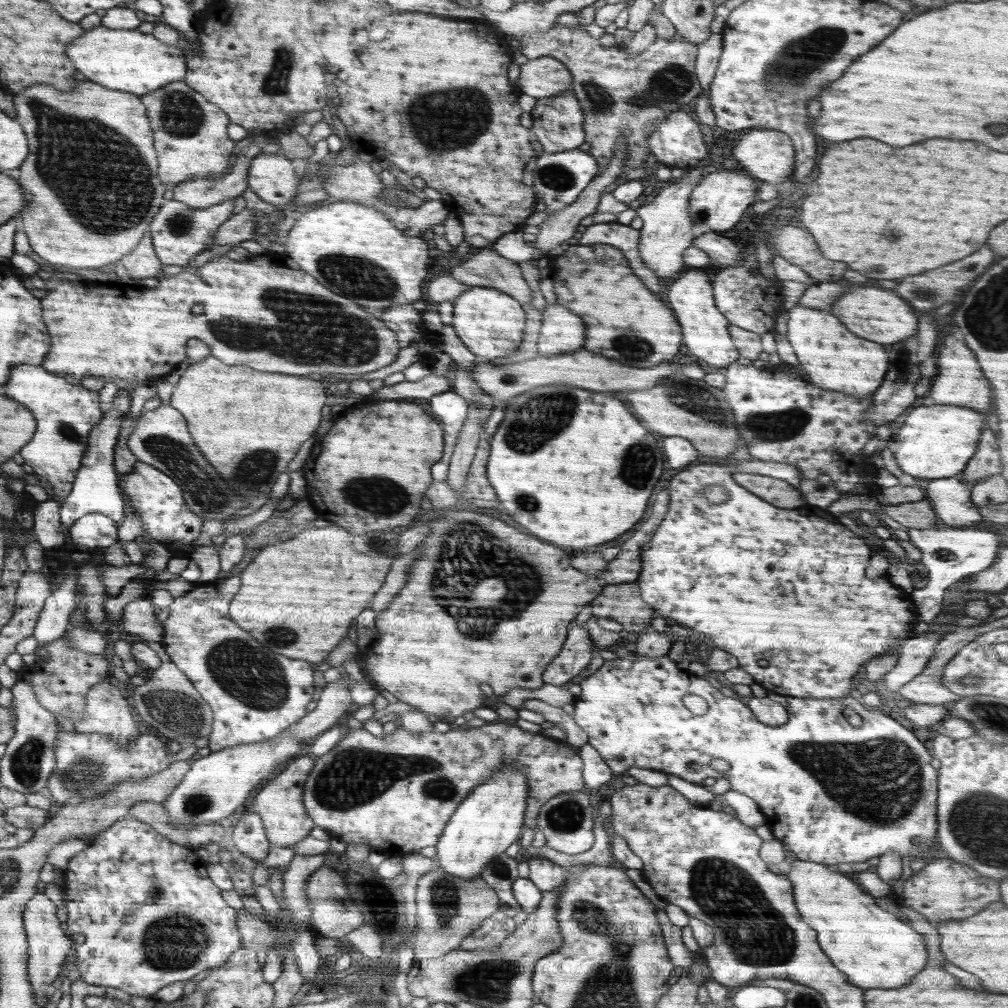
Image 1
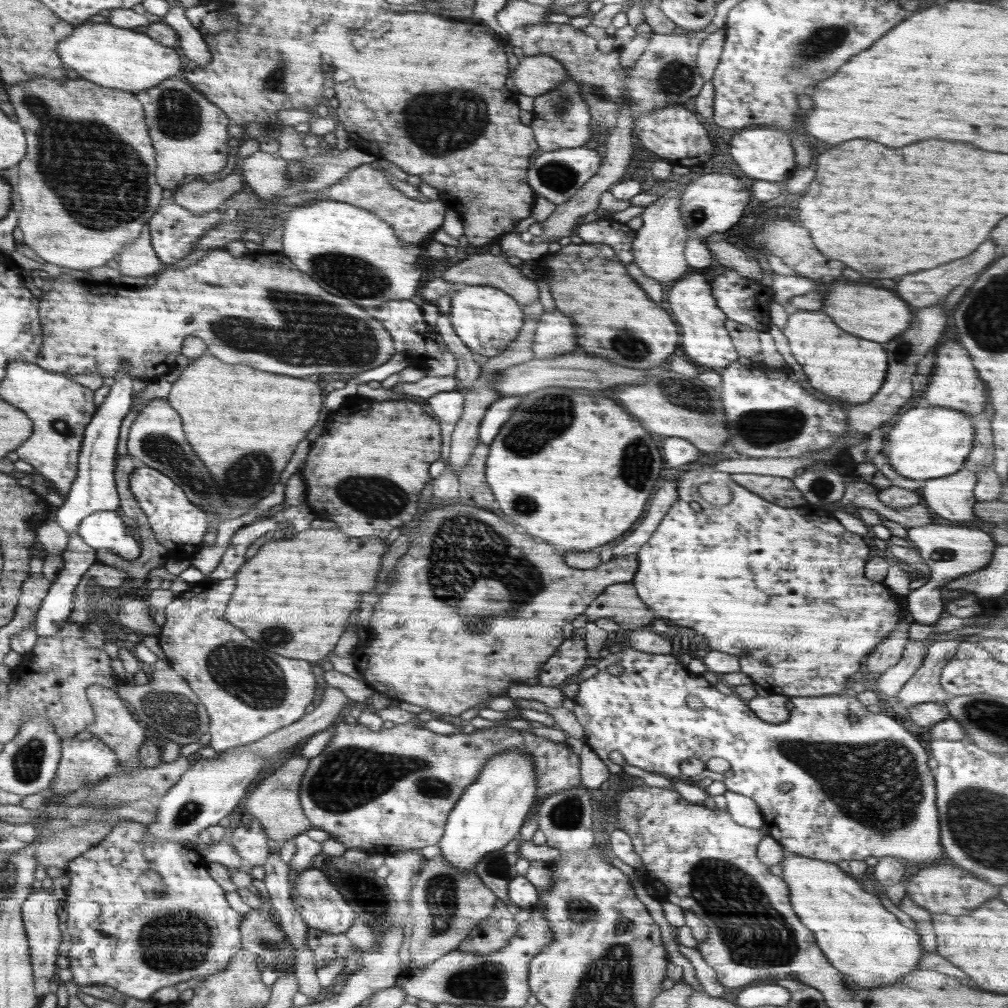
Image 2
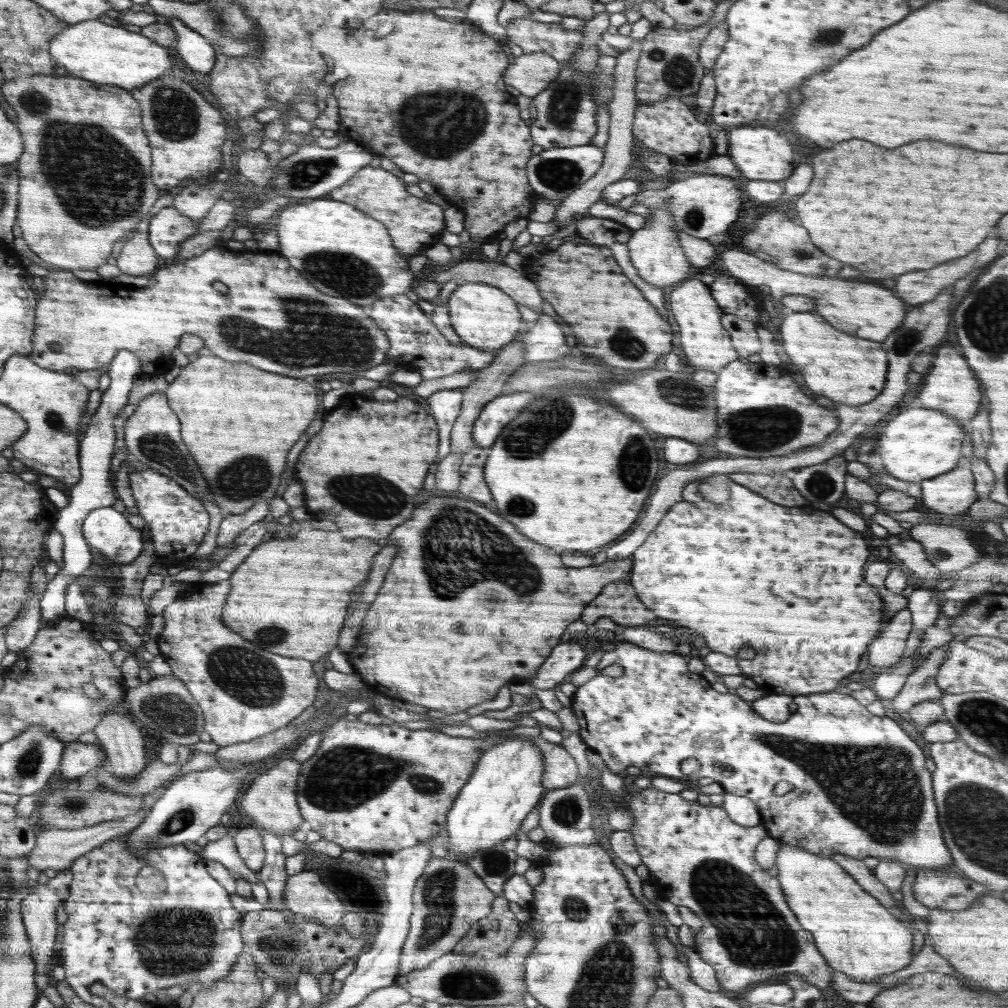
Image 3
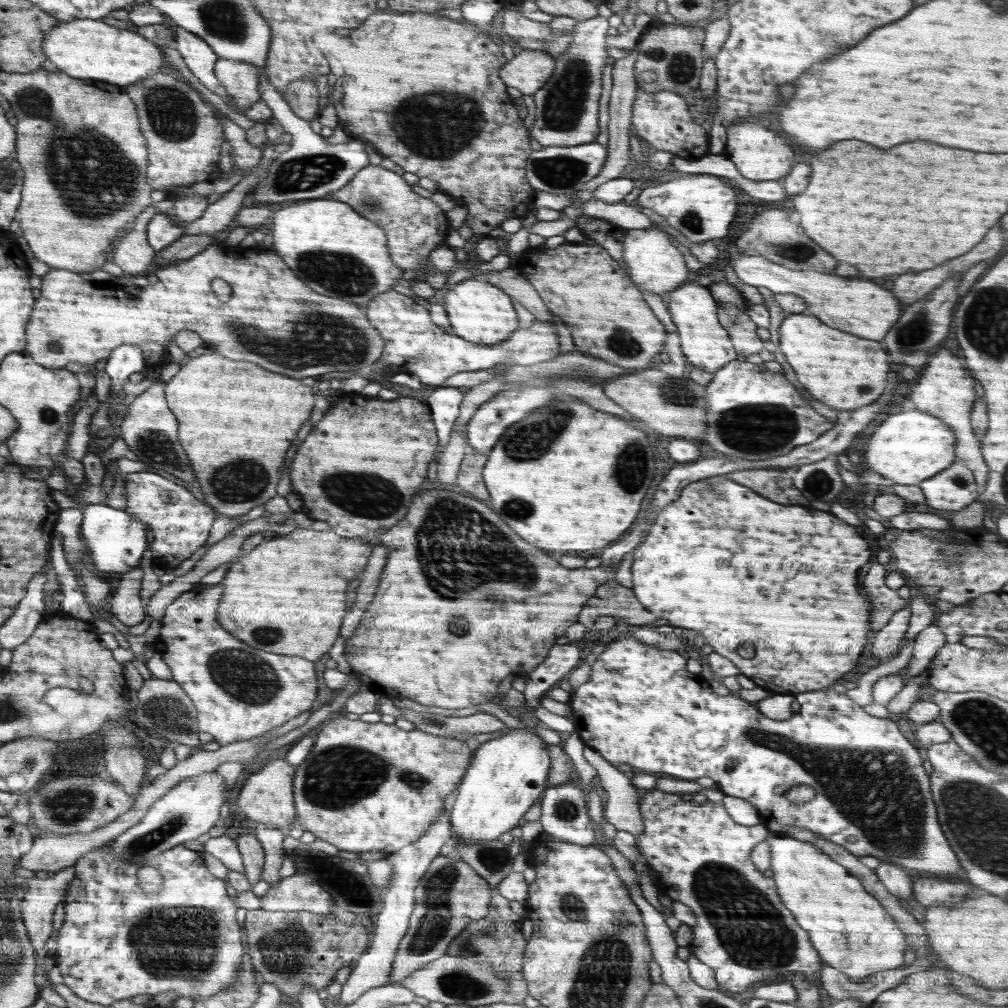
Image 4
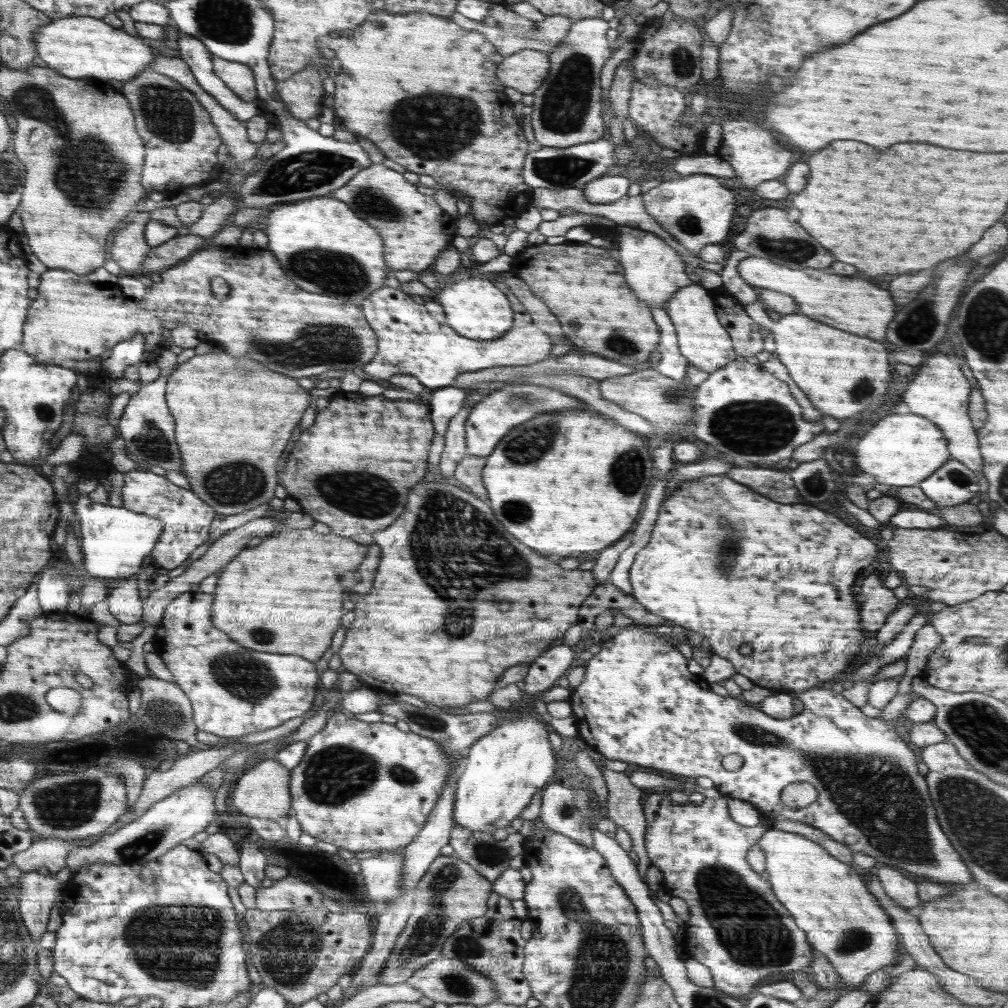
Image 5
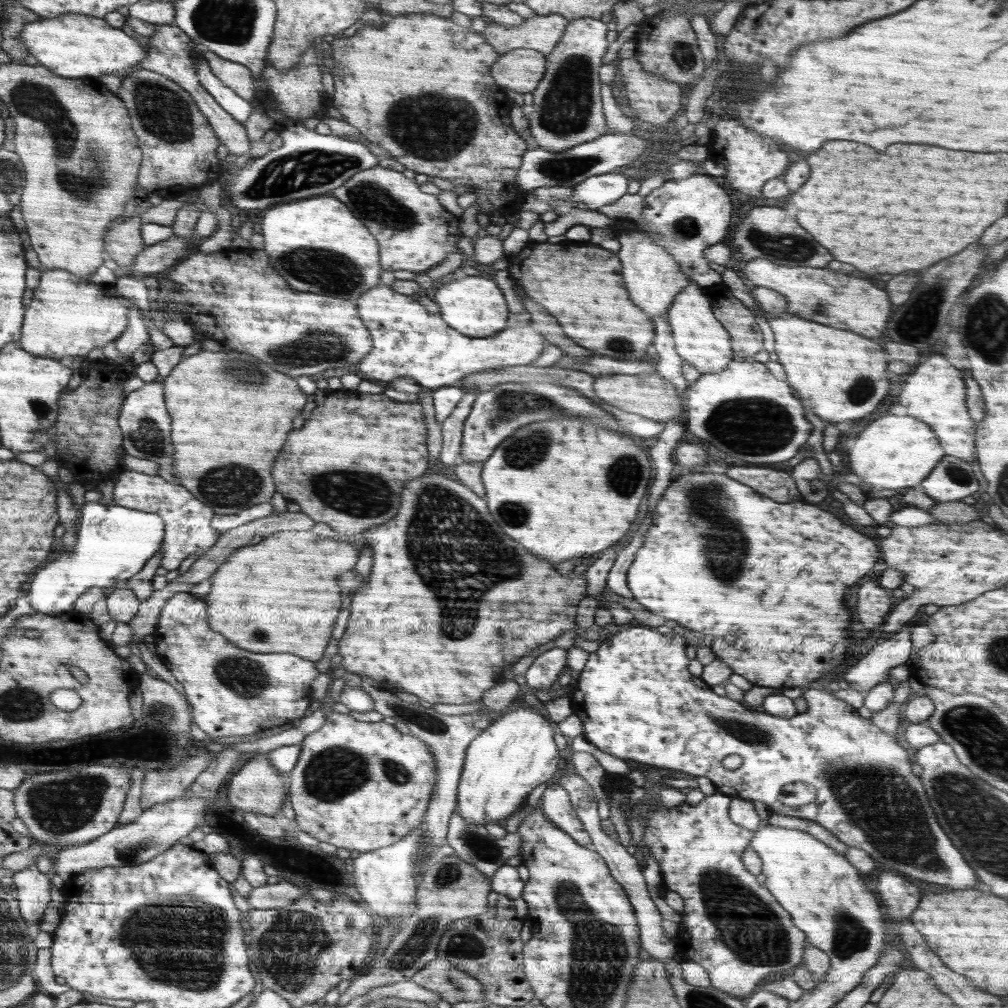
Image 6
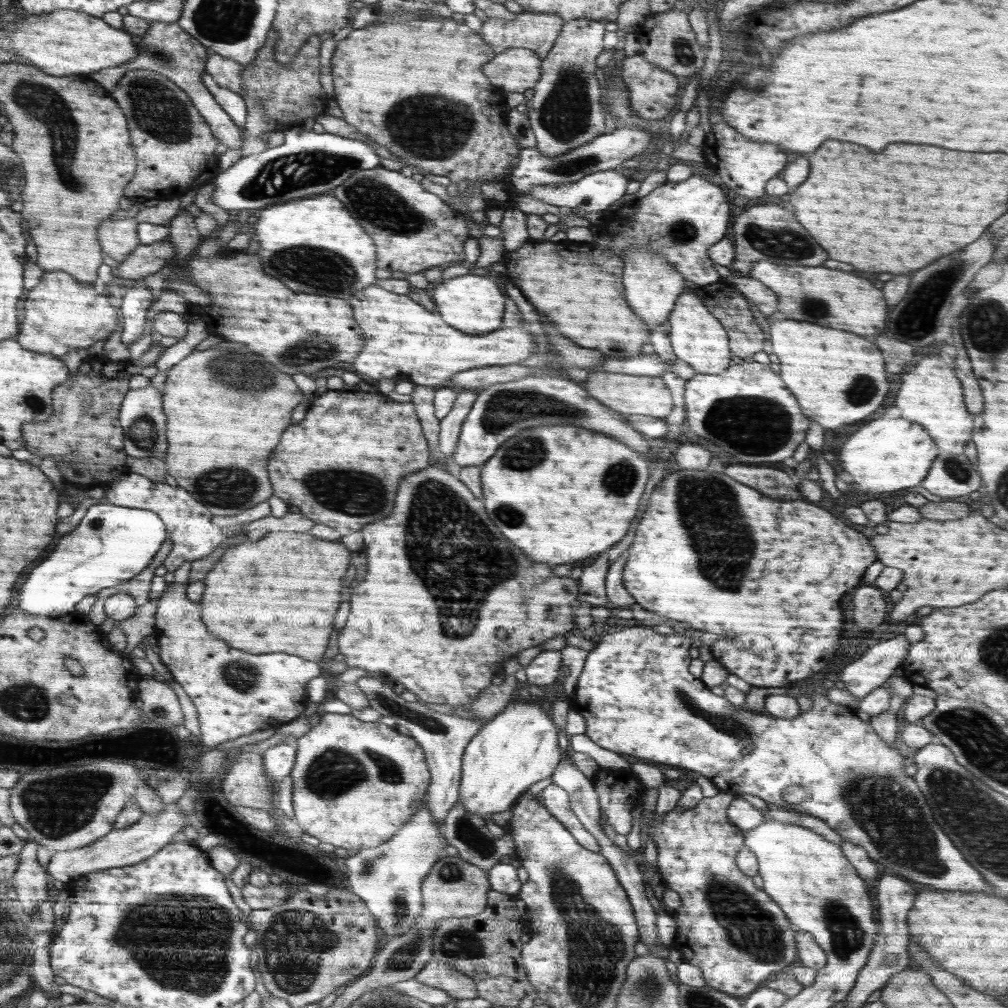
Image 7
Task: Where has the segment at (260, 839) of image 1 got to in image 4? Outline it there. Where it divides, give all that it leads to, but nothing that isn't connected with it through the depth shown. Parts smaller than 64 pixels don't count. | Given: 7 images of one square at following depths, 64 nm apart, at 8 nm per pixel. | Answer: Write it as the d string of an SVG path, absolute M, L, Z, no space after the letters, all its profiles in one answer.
M246 831L237 838L237 849L243 858L243 865L245 870L245 877L253 886L261 880L264 866L264 851L260 841L256 839L254 831Z

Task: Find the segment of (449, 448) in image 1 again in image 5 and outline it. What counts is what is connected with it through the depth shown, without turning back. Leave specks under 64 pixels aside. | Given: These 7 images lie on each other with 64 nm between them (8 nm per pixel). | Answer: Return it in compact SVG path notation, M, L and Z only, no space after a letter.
M452 385L434 389L428 402L430 420L433 422L435 432L442 437L444 437L450 419L457 416L463 407L468 393L468 390Z

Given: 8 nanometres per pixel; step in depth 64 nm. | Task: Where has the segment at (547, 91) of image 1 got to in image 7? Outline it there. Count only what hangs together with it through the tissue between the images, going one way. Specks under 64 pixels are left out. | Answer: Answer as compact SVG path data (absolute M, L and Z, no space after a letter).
M510 48L502 51L500 54L495 53L494 58L490 59L482 67L482 72L488 77L488 80L497 88L502 89L503 92L521 92L534 88L534 85L538 82L540 75L542 74L542 59L533 51L527 48Z

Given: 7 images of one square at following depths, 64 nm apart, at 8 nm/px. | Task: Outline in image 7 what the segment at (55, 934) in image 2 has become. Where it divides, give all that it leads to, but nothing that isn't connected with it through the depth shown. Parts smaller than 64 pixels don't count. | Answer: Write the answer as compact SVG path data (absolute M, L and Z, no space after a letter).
M29 839L25 841L25 848L18 854L18 868L8 884L17 893L18 902L22 903L26 914L33 914L48 896L49 877L46 869L36 860L38 845Z

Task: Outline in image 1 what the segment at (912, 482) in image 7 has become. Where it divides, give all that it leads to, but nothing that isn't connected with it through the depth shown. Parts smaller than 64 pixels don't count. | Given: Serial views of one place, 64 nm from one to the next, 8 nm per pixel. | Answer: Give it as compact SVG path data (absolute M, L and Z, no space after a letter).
M936 404L918 406L918 408L910 410L904 426L898 430L900 448L896 450L894 456L896 456L896 462L900 464L900 468L912 477L923 478L928 481L935 478L948 478L961 472L964 466L968 464L968 460L974 456L978 440L980 440L980 432L982 432L982 414L976 410Z

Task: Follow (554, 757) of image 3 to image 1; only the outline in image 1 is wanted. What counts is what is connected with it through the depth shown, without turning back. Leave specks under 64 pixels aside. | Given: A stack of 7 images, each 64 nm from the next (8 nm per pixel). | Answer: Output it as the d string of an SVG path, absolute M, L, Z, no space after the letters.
M489 723L482 725L480 728L470 729L467 727L452 728L449 732L444 734L432 732L432 733L414 733L410 734L407 730L404 730L401 726L392 732L390 735L384 735L383 738L376 738L366 731L366 729L347 729L346 735L342 737L342 741L334 749L330 750L330 753L324 754L322 757L315 759L314 768L307 776L305 787L303 790L303 806L306 810L306 814L310 816L314 826L320 827L326 830L331 837L338 837L338 840L344 840L347 844L364 844L368 846L371 851L378 851L385 854L387 857L402 857L408 853L417 852L421 848L426 846L436 846L439 841L440 835L446 826L446 823L450 821L450 817L454 815L454 811L458 809L461 802L471 793L471 790L475 789L475 786L482 786L483 782L486 782L495 772L506 766L507 764L517 764L521 768L521 774L527 778L529 795L526 799L526 812L524 814L523 826L528 828L537 829L537 818L540 809L551 798L558 794L570 791L583 791L587 790L585 782L582 776L582 757L579 750L571 745L568 745L564 740L558 741L551 739L540 733L532 733L525 731L517 725L507 725L506 723Z

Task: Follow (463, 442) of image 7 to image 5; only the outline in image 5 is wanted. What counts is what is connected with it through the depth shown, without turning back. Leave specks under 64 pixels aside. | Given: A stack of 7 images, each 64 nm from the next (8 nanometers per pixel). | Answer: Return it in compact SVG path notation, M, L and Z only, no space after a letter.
M498 384L496 389L493 389L484 398L481 398L473 409L470 411L468 418L465 422L465 441L467 446L467 454L471 457L487 457L497 446L498 442L502 440L515 426L522 425L531 418L537 417L542 413L560 412L560 410L568 410L568 408L586 408L587 404L580 402L578 398L564 394L560 390L552 390L547 384L524 384L519 385L507 385Z

